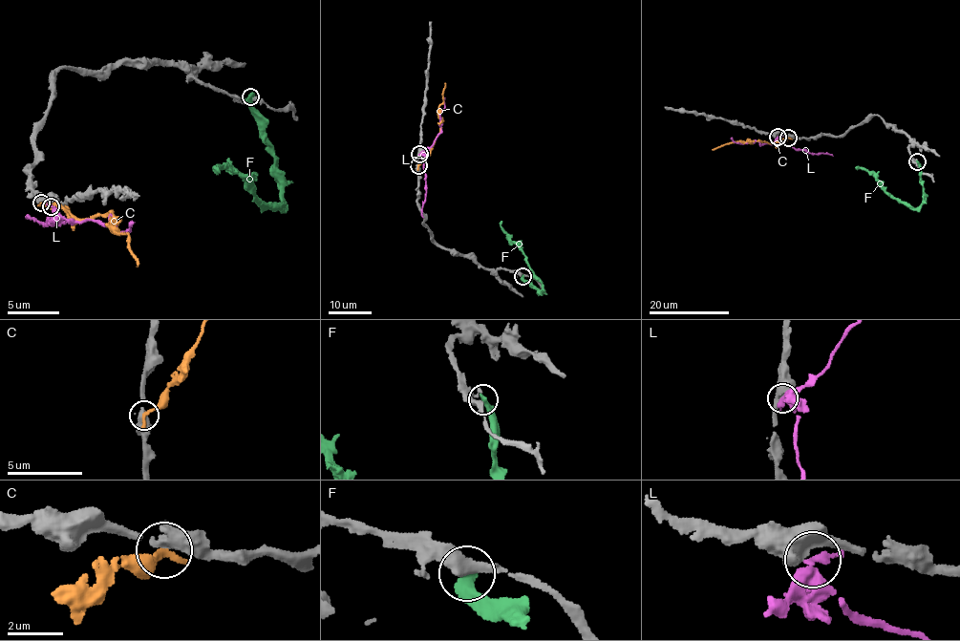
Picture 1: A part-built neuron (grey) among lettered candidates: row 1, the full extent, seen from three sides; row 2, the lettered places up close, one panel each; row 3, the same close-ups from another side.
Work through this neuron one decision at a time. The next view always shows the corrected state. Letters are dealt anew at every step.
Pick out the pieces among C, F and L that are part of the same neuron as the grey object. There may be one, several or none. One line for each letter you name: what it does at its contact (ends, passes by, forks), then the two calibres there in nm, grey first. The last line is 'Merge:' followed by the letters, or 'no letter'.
Merge: no letter

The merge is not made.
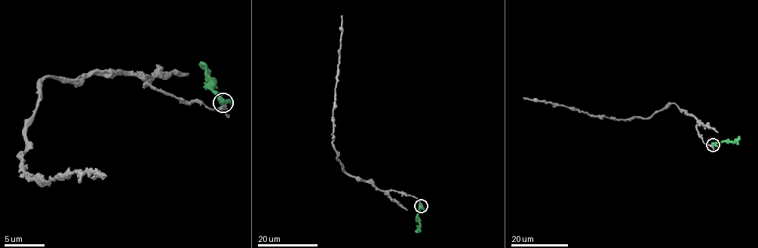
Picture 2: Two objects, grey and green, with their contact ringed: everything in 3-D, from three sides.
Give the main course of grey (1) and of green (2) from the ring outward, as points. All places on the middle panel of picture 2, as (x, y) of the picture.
1: (420, 206), (407, 194), (385, 191), (352, 177), (336, 157), (332, 114), (340, 15)
2: (420, 206), (419, 228), (415, 232)

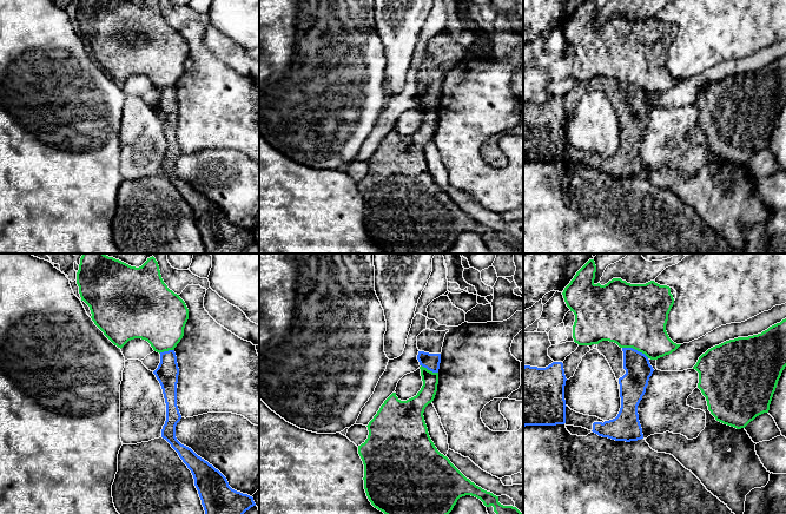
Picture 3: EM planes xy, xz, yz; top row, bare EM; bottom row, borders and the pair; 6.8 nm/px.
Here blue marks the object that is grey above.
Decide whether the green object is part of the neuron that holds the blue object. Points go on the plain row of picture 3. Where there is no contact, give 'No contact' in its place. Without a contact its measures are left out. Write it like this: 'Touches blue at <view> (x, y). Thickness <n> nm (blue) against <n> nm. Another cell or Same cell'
Touches blue at yz (634, 85). Thickness 180 nm (blue) against 440 nm. Another cell

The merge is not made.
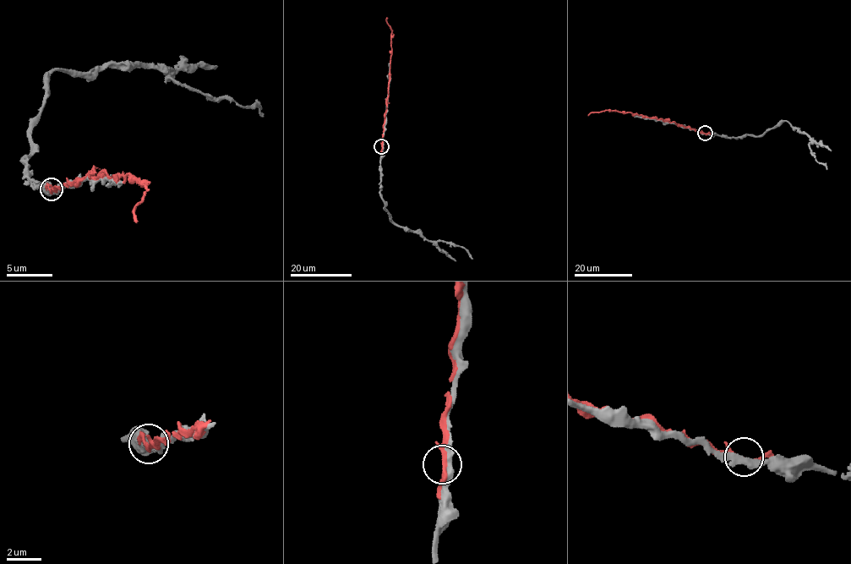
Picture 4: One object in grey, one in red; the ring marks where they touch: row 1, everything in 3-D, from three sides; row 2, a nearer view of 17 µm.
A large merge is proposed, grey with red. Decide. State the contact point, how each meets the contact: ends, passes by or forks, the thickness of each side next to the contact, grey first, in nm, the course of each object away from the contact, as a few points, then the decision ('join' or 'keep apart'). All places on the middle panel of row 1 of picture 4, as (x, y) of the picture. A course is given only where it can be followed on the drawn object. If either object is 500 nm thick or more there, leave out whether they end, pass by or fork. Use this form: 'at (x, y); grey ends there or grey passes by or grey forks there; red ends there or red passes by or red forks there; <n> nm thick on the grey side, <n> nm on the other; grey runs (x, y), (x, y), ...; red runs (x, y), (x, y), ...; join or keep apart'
at (381, 146); grey passes by; red forks there; 340 nm thick on the grey side, 170 nm on the other; grey runs (382, 146), (380, 197), (390, 220), (418, 232), (427, 239), (462, 246), (472, 259); red runs (382, 146), (390, 58), (391, 30), (387, 18); keep apart

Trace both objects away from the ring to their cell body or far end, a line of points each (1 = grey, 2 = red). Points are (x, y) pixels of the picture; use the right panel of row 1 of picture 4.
1: (704, 133), (728, 137), (762, 135), (784, 121), (807, 135), (810, 150), (815, 160), (827, 169)
2: (704, 133), (679, 126), (673, 121), (630, 112), (603, 111), (588, 115)

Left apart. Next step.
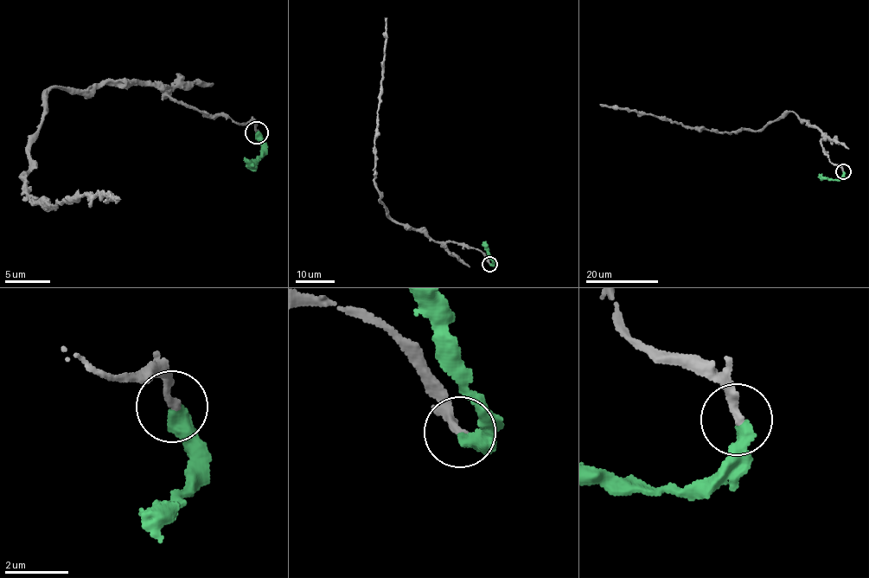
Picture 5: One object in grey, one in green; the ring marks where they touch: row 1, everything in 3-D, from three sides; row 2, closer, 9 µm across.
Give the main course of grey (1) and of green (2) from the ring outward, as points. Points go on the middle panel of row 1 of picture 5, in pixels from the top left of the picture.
1: (490, 264), (470, 246), (441, 243), (396, 223), (380, 199), (374, 144), (385, 17)
2: (490, 264), (493, 263), (486, 241)

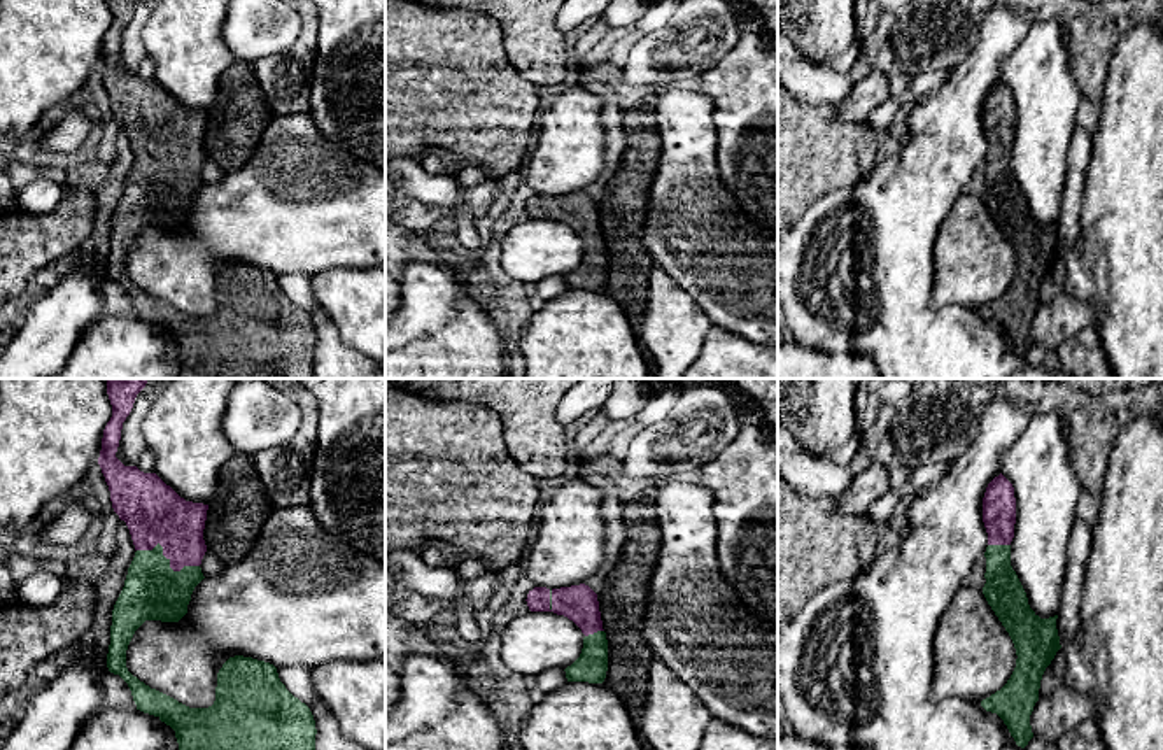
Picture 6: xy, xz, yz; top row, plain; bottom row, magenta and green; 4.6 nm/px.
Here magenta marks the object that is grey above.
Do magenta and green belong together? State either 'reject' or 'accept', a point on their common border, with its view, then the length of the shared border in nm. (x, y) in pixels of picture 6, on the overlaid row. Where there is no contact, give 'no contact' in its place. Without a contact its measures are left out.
accept; contact xy (167, 558); length 300 nm

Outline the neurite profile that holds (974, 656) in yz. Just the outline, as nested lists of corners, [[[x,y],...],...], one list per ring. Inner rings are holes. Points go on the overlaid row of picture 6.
[[[962,585],[935,629],[932,697],[981,703],[1016,668],[1014,643],[983,591]]]

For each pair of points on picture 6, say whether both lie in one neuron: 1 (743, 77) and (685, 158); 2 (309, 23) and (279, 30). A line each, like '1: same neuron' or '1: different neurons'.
1: different neurons
2: different neurons

